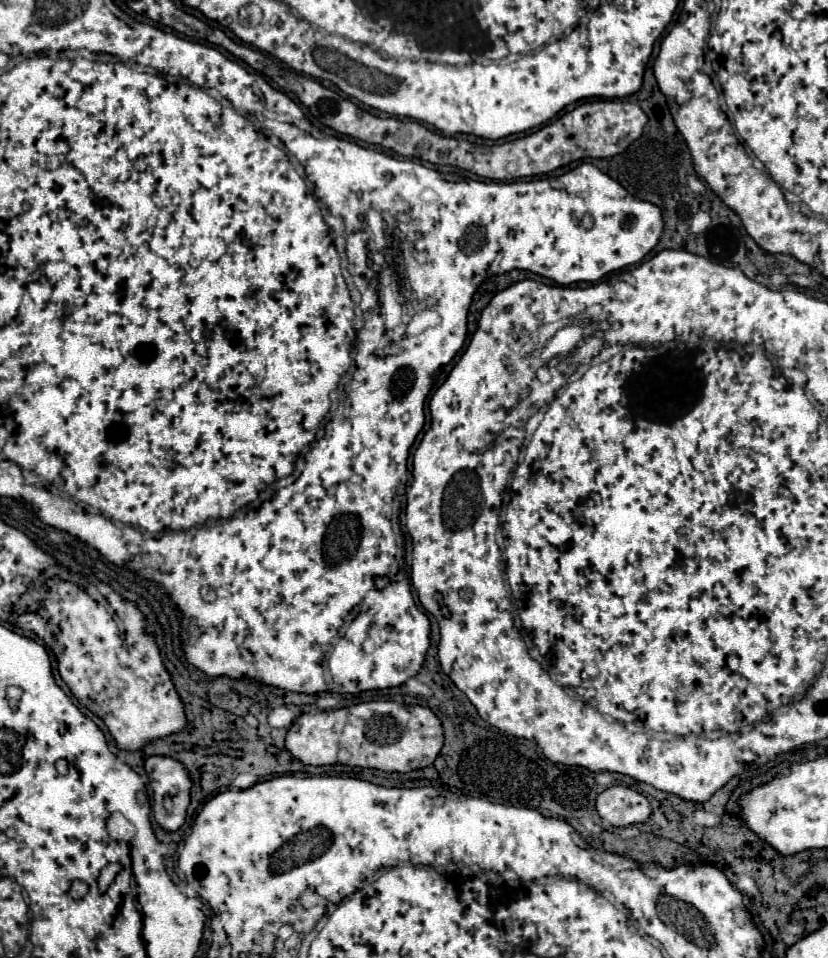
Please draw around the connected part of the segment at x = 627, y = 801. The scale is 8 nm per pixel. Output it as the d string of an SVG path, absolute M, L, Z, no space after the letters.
M612 786L604 790L596 798L596 810L600 818L608 820L612 826L630 826L646 822L652 812L646 796L624 786Z

